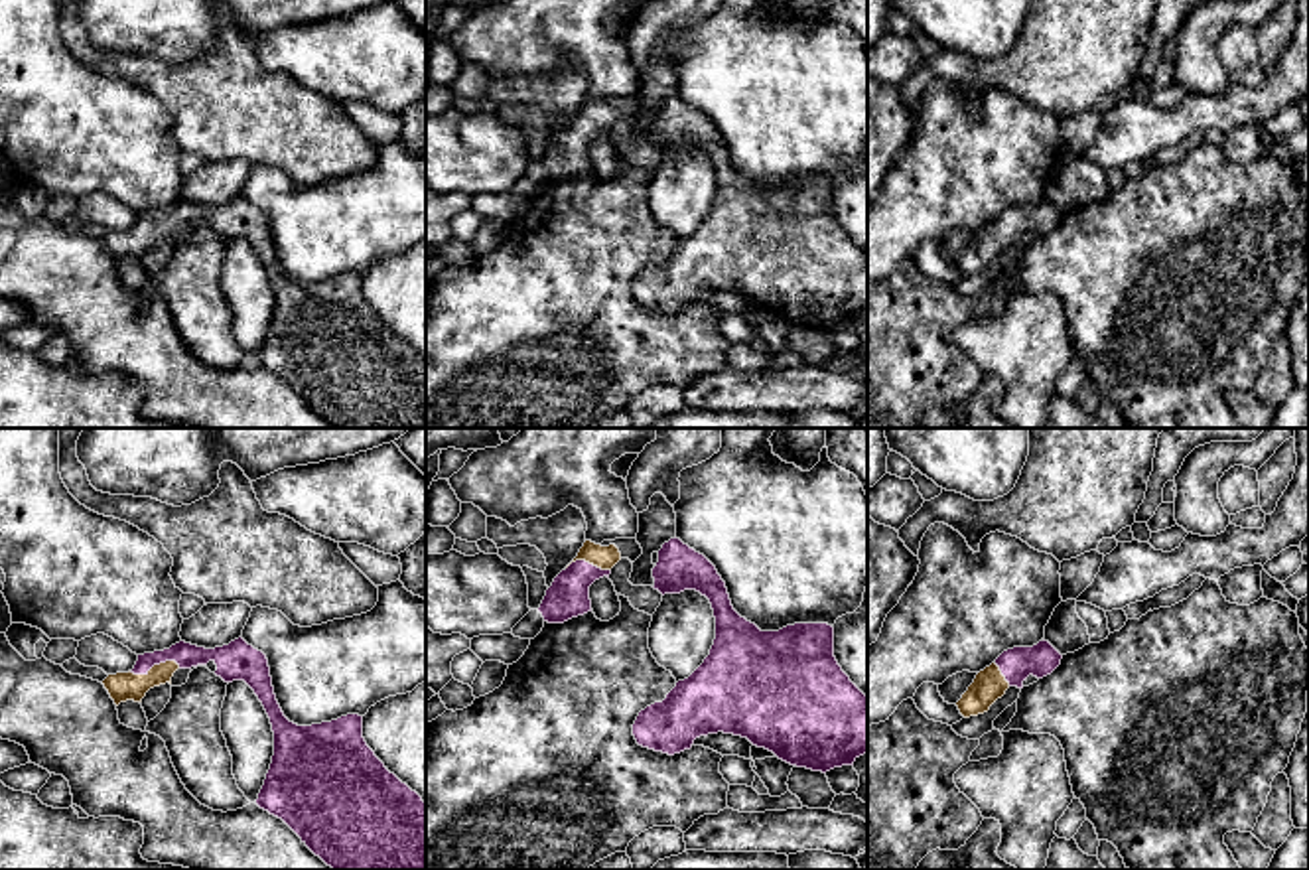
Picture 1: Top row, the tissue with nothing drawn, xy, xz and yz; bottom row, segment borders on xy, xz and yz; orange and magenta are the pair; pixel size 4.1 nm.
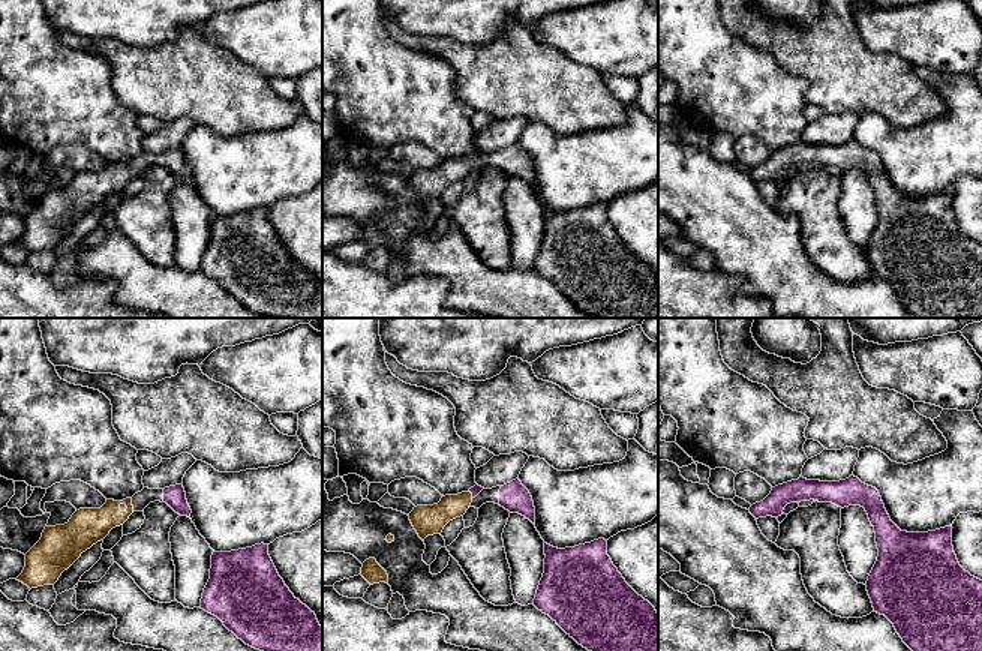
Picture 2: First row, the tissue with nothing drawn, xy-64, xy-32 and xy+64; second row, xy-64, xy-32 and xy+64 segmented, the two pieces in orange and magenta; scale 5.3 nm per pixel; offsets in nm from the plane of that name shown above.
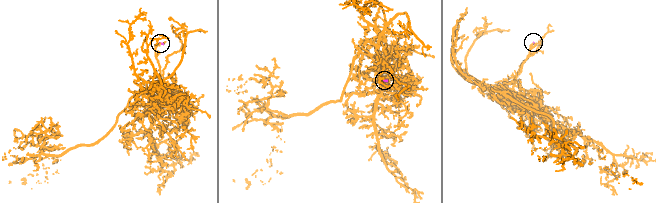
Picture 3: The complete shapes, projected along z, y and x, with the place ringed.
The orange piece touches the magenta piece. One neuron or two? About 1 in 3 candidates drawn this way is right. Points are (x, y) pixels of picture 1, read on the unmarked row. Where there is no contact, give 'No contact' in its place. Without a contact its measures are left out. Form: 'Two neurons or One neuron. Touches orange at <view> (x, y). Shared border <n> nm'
One neuron. Touches orange at xy (154, 223). Shared border 220 nm

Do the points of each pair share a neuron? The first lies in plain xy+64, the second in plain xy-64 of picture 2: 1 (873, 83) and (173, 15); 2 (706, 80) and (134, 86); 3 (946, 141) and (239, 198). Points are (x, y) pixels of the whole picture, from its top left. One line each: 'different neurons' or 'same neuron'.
1: different neurons
2: different neurons
3: same neuron

